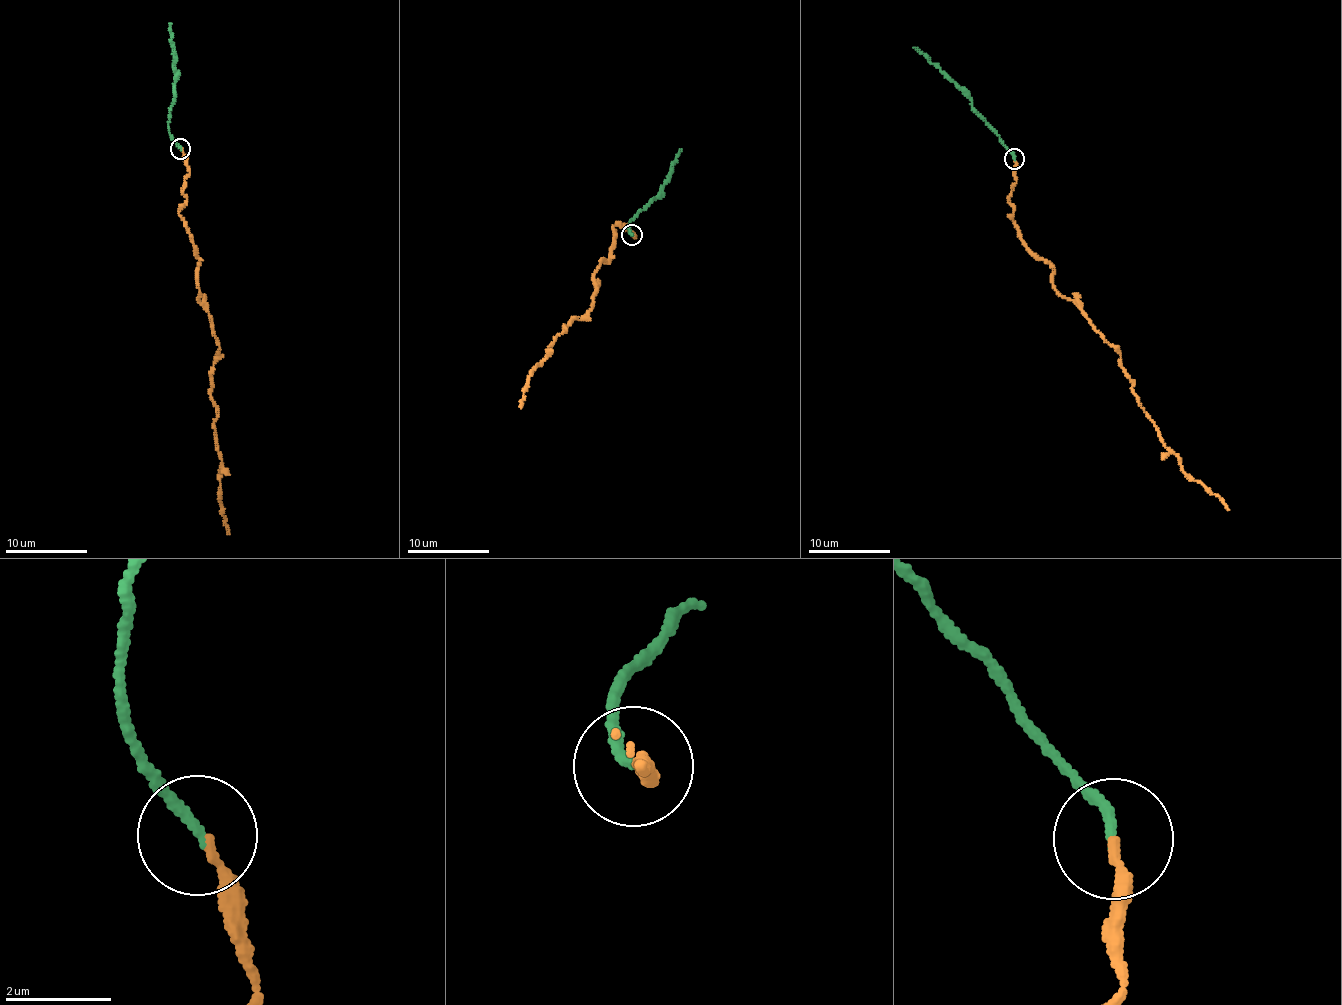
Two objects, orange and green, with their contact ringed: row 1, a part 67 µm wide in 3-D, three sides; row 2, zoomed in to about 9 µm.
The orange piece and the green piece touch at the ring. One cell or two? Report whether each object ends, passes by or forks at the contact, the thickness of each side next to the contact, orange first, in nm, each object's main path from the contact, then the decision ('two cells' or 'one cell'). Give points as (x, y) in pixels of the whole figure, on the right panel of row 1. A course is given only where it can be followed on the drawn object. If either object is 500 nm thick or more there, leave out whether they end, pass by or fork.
orange ends; green ends; calibres 170 and 190 nm; course orange (1015, 158), (1010, 204), (1019, 238), (1050, 265), (1052, 286), (1120, 355), (1160, 440), (1229, 510); course green (1015, 158), (965, 93), (913, 47); one cell

